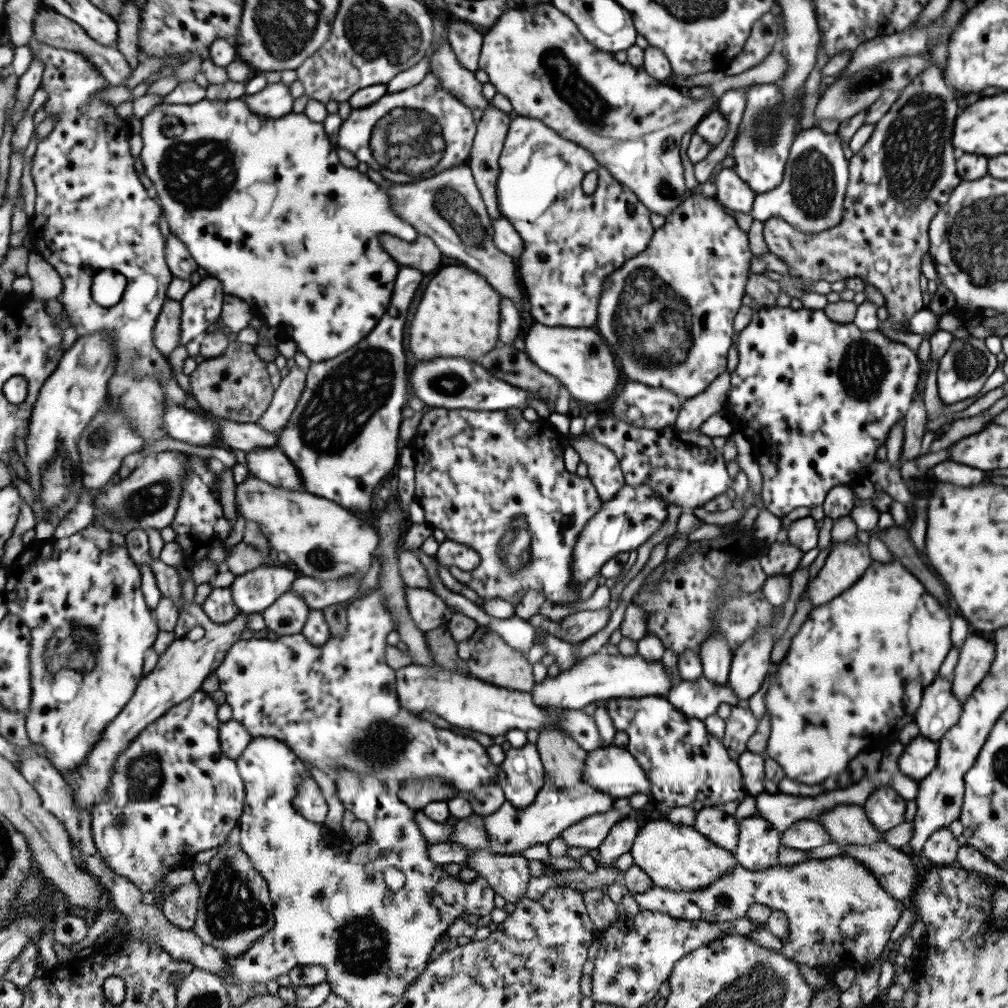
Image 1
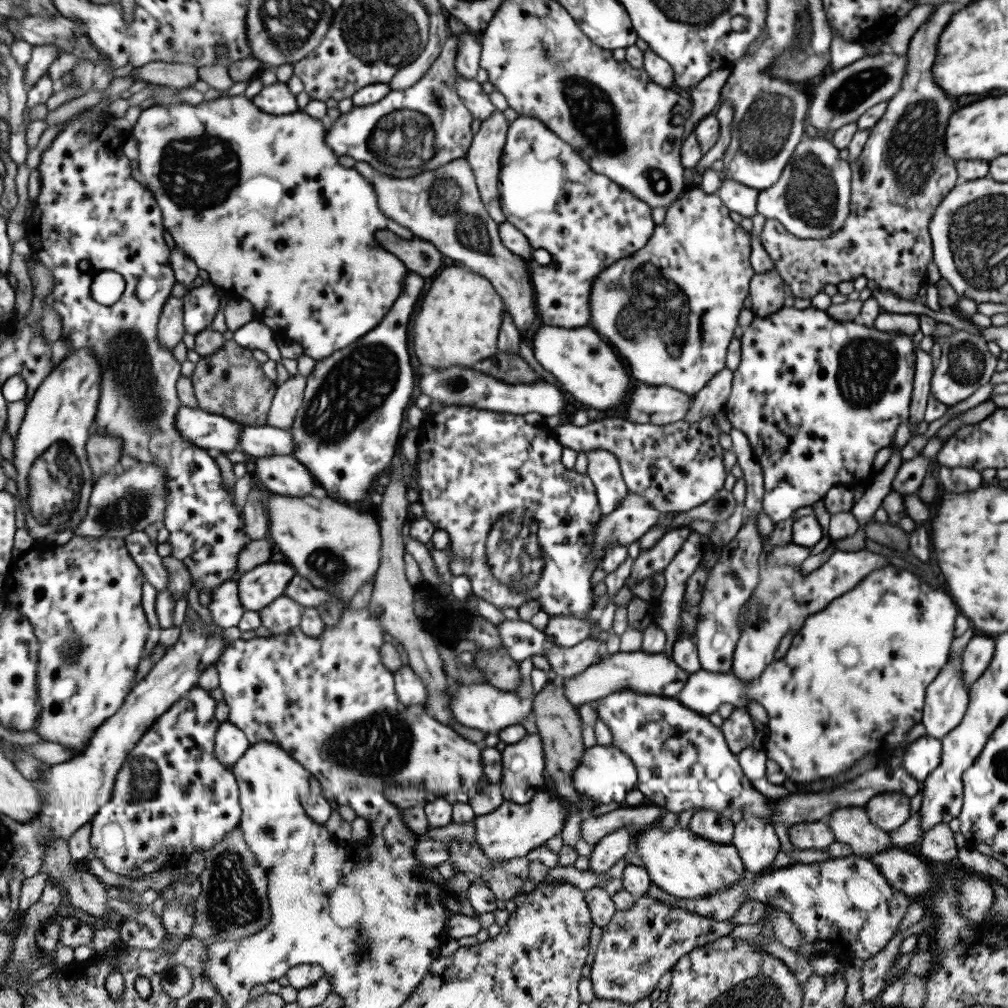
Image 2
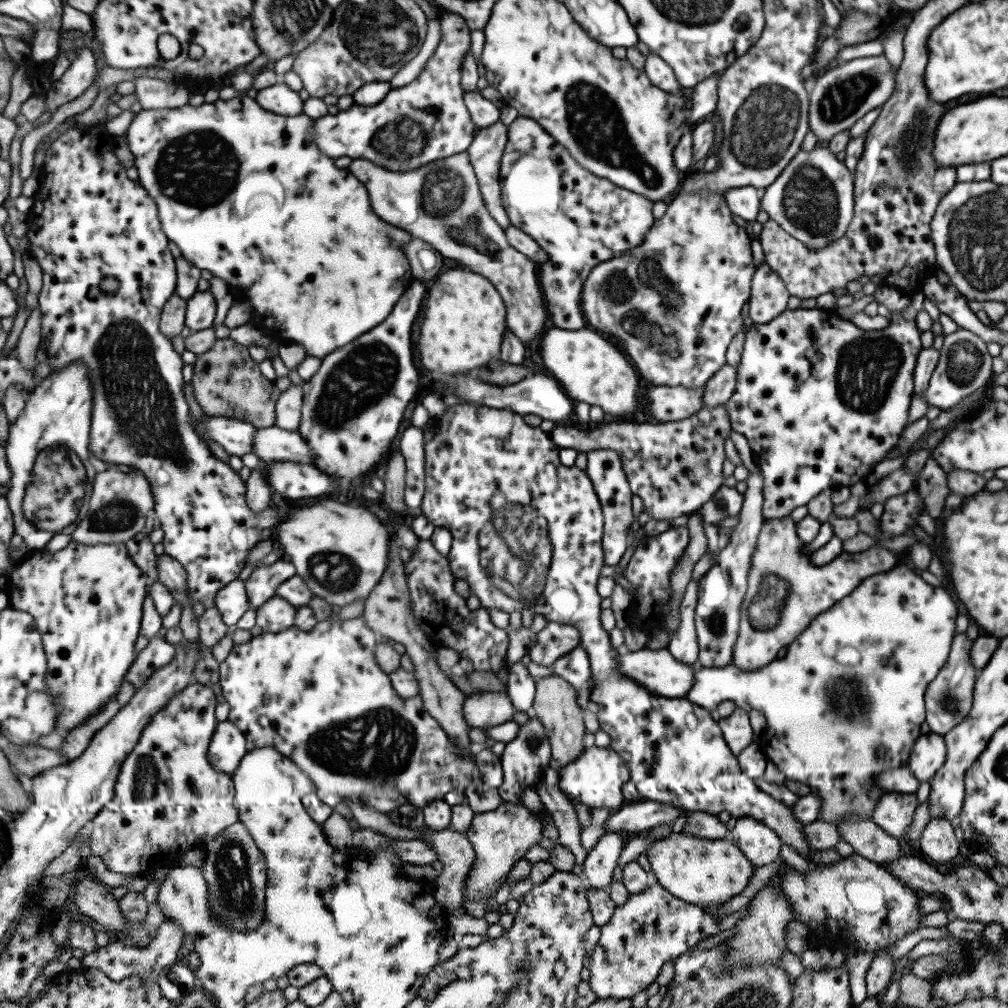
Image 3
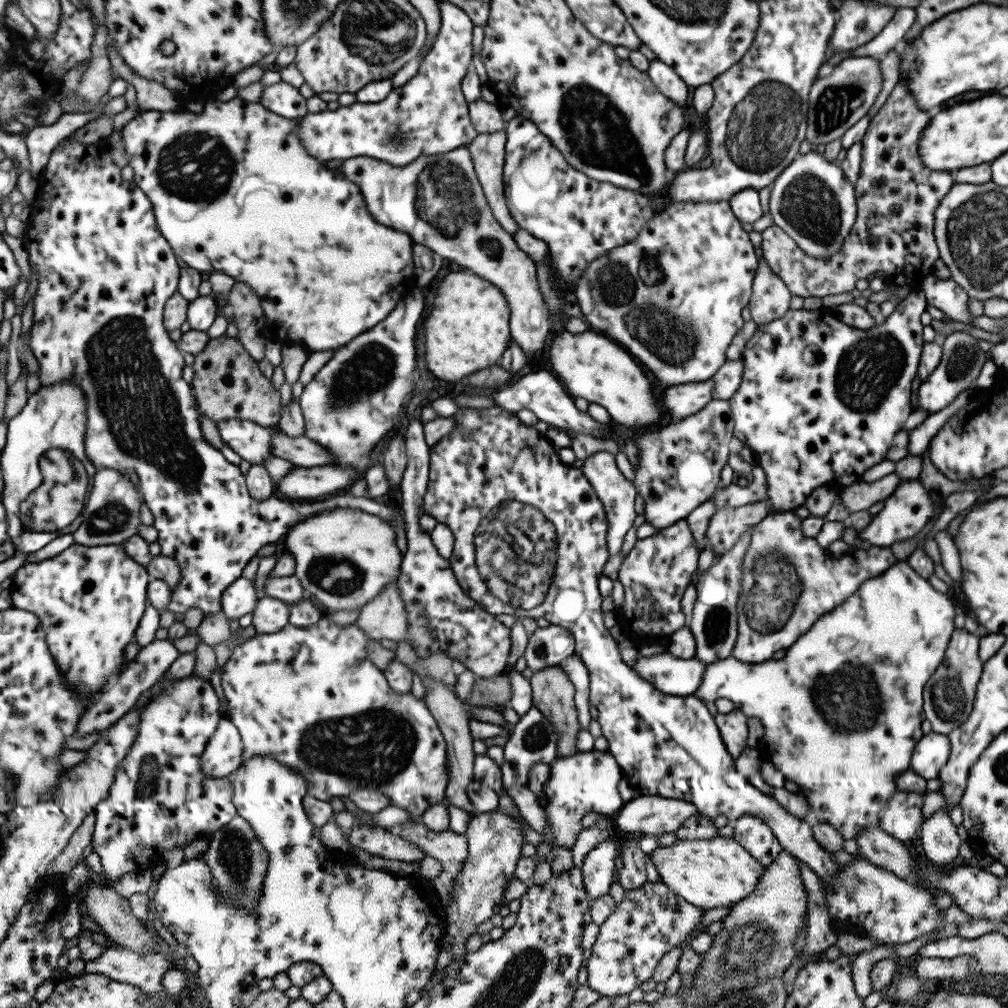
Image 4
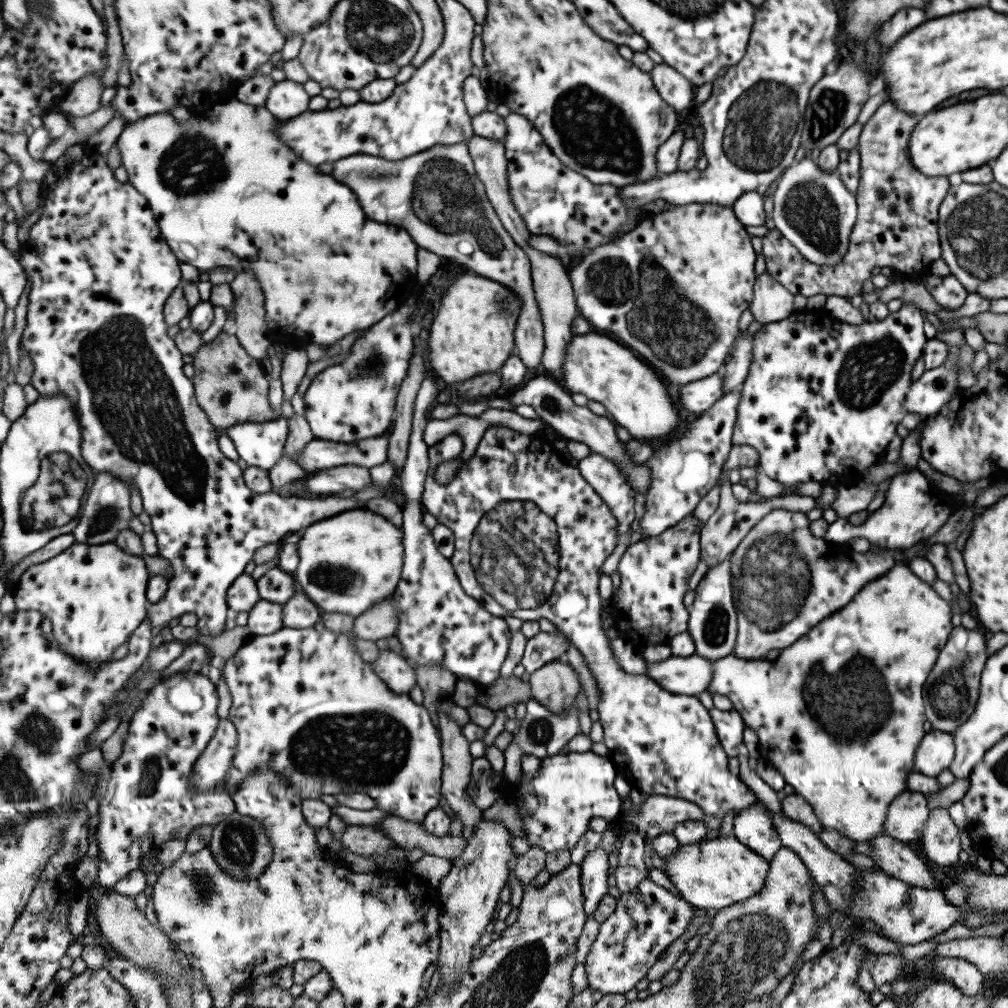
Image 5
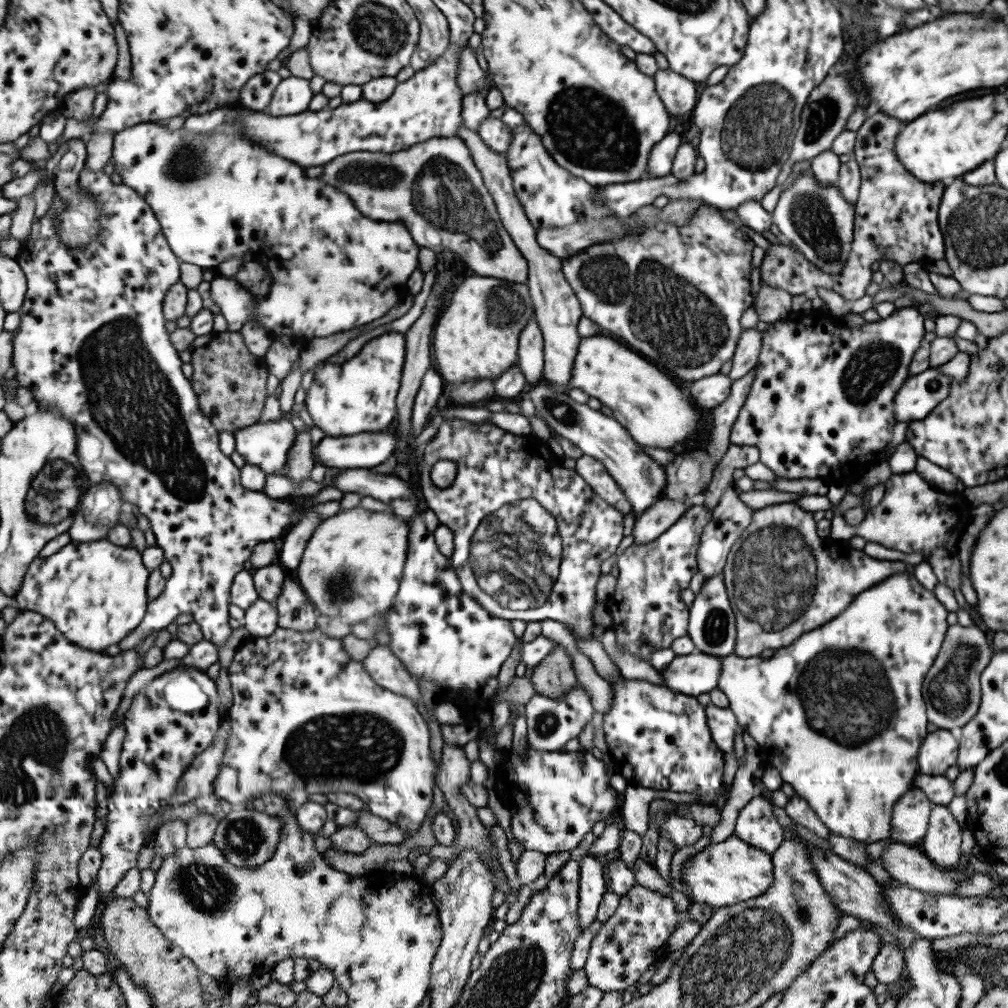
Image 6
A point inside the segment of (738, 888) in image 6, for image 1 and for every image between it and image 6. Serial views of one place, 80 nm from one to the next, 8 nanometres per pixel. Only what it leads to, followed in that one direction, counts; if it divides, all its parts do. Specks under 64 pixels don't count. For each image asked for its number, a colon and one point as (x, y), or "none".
1: (676, 857)
2: (682, 864)
3: (700, 872)
4: (712, 873)
5: (709, 875)

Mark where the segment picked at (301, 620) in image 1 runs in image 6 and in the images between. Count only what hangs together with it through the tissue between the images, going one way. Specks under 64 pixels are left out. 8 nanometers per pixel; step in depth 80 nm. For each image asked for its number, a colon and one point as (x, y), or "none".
2: (284, 614)
3: (277, 614)
4: (271, 615)
5: (266, 617)
6: (261, 620)

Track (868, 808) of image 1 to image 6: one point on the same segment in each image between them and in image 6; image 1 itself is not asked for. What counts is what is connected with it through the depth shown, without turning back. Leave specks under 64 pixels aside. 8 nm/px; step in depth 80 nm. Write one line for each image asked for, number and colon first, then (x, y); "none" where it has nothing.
2: (887, 811)
3: (893, 812)
4: (901, 817)
5: (907, 813)
6: (908, 824)

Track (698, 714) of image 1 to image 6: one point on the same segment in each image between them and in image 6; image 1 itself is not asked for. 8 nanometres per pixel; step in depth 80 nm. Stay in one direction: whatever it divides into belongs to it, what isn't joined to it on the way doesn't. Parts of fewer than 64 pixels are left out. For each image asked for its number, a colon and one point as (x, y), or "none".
2: (823, 716)
3: (825, 729)
4: (897, 626)
5: (865, 665)
6: (865, 668)

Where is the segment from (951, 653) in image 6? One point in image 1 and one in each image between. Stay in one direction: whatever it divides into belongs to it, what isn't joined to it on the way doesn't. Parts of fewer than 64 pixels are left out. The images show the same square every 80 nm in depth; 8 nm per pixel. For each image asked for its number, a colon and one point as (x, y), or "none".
1: (939, 709)
2: (945, 698)
3: (947, 698)
4: (947, 697)
5: (949, 693)

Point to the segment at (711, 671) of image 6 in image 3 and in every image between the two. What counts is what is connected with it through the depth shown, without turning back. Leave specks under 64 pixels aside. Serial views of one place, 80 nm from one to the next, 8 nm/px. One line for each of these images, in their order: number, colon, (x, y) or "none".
3: (656, 670)
4: (674, 676)
5: (690, 675)

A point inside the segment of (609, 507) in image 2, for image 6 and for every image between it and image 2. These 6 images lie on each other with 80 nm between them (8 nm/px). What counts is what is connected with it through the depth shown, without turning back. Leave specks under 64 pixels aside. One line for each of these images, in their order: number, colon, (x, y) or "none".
3: (603, 468)
4: (616, 493)
5: (600, 474)
6: (590, 470)

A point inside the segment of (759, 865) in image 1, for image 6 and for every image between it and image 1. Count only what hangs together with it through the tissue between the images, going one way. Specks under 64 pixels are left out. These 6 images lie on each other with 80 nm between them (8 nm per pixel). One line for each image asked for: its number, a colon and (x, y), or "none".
2: (755, 841)
3: (759, 844)
4: (752, 834)
5: (752, 827)
6: (755, 825)

